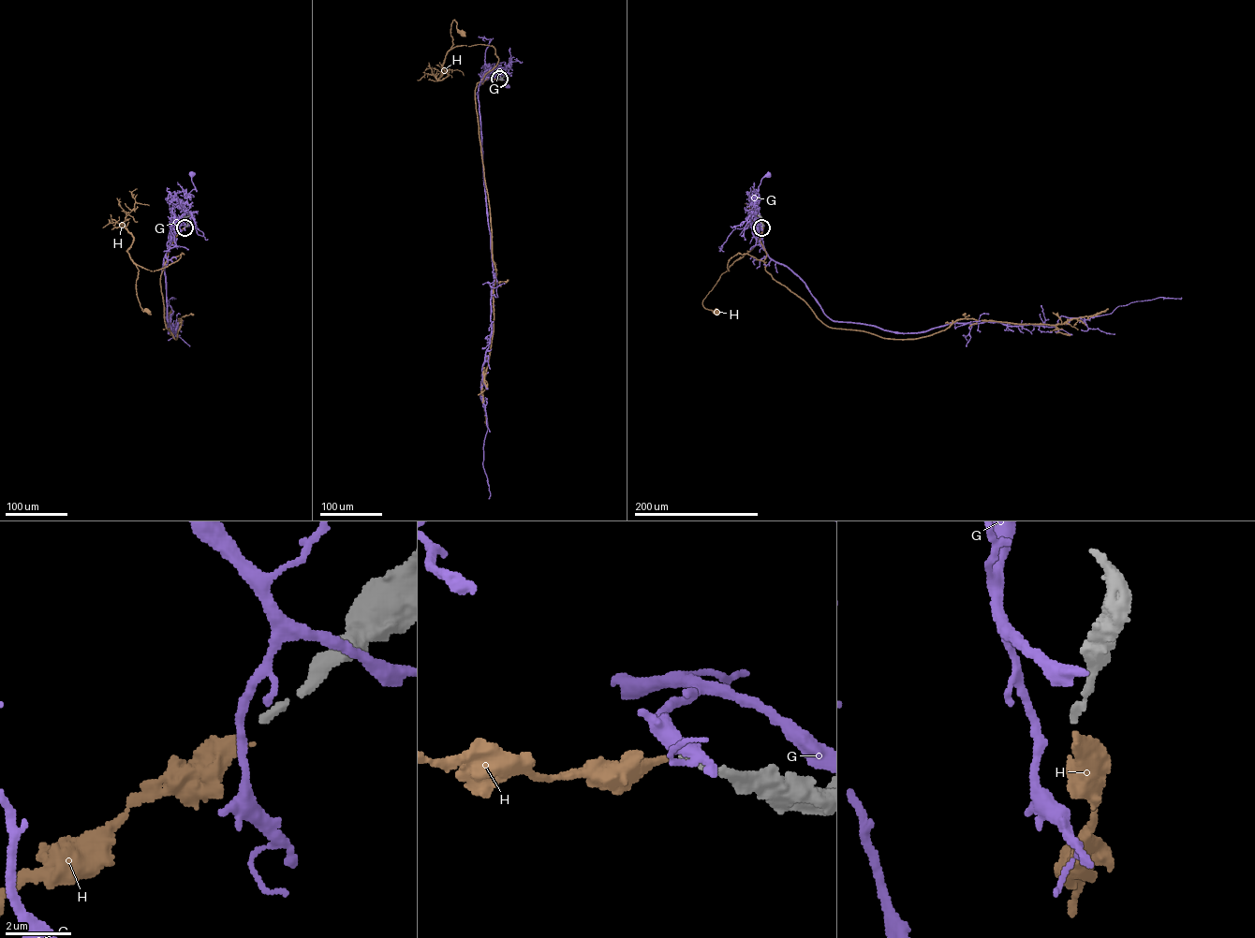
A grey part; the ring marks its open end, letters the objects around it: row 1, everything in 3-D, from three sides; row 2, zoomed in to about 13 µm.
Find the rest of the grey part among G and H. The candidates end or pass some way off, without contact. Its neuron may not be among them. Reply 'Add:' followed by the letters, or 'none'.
Add: H

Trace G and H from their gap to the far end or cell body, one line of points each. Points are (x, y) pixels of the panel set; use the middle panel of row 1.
G: (499, 79), (494, 74), (494, 68), (498, 73), (509, 73), (507, 86)
H: (499, 80), (489, 77), (480, 81), (498, 61), (493, 46), (479, 44), (450, 49), (454, 20), (463, 33)

